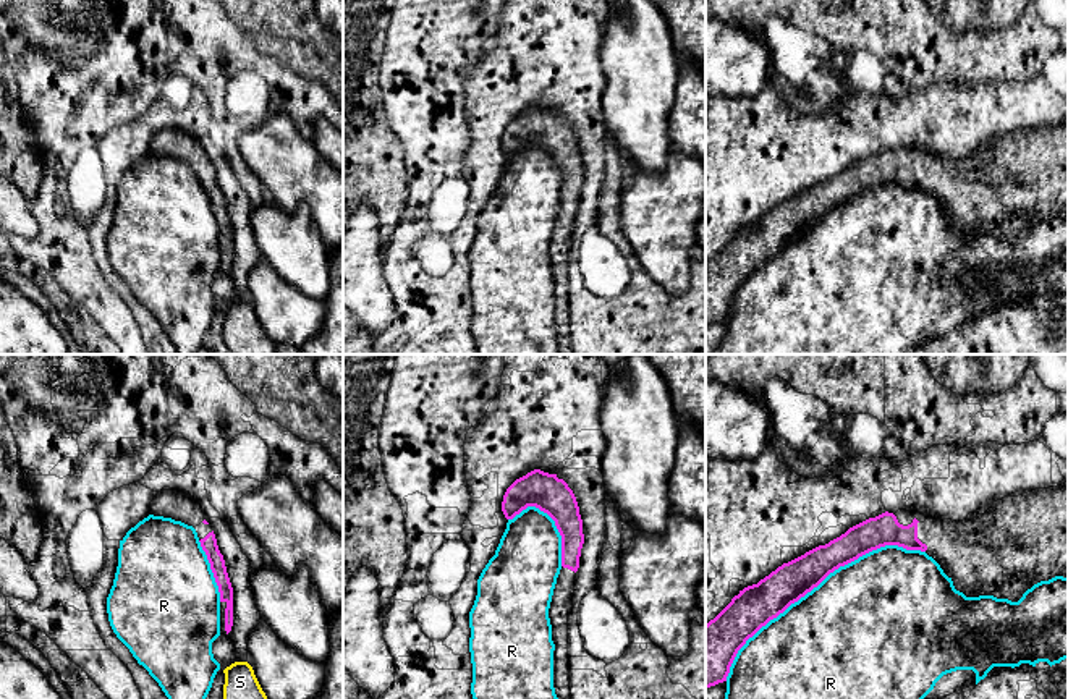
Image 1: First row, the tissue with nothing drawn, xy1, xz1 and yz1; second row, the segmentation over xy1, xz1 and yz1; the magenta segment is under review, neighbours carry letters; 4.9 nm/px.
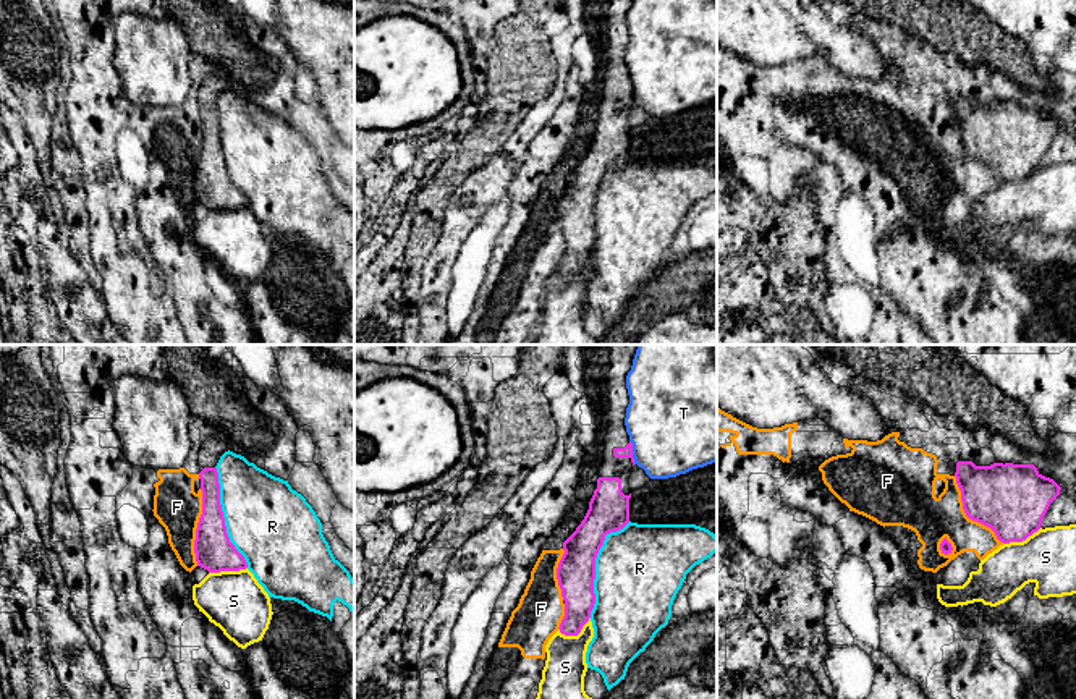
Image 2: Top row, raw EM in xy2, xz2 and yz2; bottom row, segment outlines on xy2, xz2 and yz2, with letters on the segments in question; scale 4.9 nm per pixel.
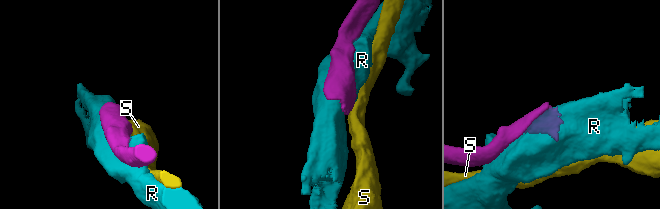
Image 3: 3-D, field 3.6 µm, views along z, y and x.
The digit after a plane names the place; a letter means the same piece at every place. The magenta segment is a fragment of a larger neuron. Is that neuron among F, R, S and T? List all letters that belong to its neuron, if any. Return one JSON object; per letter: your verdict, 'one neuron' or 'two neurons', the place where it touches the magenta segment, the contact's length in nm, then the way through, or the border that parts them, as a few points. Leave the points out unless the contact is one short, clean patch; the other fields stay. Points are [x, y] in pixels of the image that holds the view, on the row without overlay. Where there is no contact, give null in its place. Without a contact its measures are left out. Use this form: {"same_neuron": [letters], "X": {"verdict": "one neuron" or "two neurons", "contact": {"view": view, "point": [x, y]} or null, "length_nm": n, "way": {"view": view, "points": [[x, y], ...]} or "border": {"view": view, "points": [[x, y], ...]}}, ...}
{"same_neuron": [], "F": {"verdict": "two neurons", "contact": {"view": "yz2", "point": [966, 152]}, "length_nm": 420}, "R": {"verdict": "two neurons", "contact": {"view": "yz1", "point": [816, 224]}, "length_nm": 1150}, "S": {"verdict": "two neurons", "contact": {"view": "xy2", "point": [227, 207]}, "length_nm": 190}, "T": {"verdict": "two neurons", "contact": {"view": "xz2", "point": [631, 89]}, "length_nm": 120, "border": {"view": "xz2", "points": [[630, 78], [635, 101]]}}}

